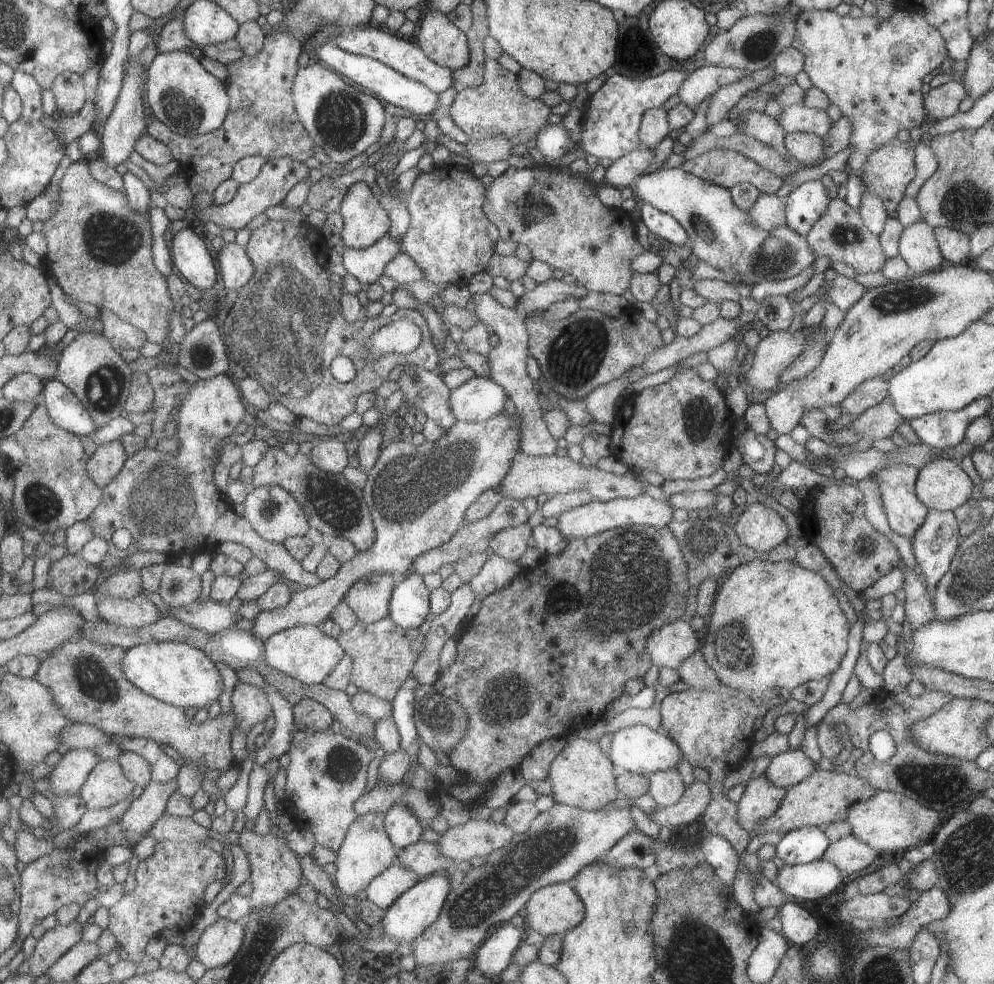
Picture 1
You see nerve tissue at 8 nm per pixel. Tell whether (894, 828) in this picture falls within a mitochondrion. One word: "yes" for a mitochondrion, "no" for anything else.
no

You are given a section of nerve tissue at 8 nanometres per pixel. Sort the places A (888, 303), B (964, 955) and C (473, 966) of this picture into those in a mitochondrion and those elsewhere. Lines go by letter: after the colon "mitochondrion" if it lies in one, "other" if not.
A: mitochondrion
B: other
C: other

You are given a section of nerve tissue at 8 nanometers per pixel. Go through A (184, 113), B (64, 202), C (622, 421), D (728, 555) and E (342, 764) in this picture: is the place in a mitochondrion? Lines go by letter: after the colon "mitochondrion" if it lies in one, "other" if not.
A: mitochondrion
B: other
C: other
D: other
E: mitochondrion

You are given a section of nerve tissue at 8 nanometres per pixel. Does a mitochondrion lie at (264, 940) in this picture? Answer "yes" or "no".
yes

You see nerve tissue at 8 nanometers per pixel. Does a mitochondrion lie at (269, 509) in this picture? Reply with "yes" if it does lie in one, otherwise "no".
yes

